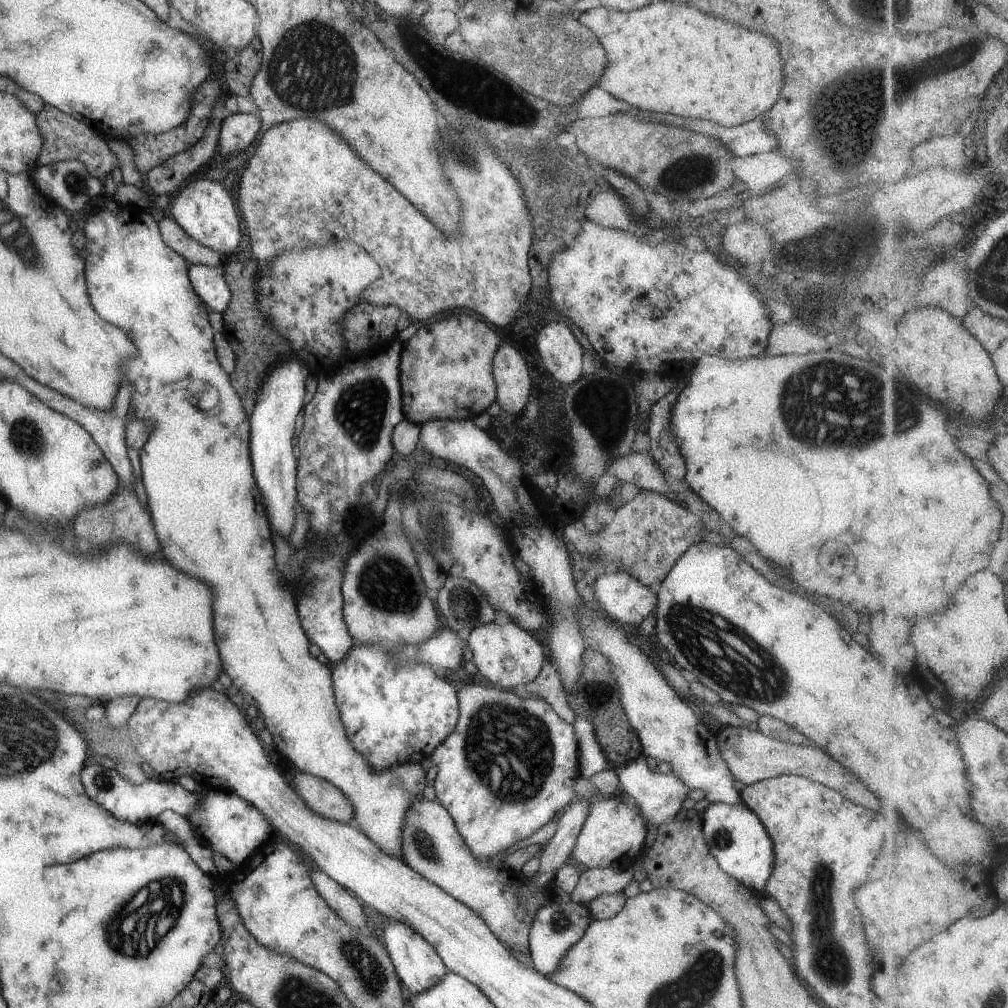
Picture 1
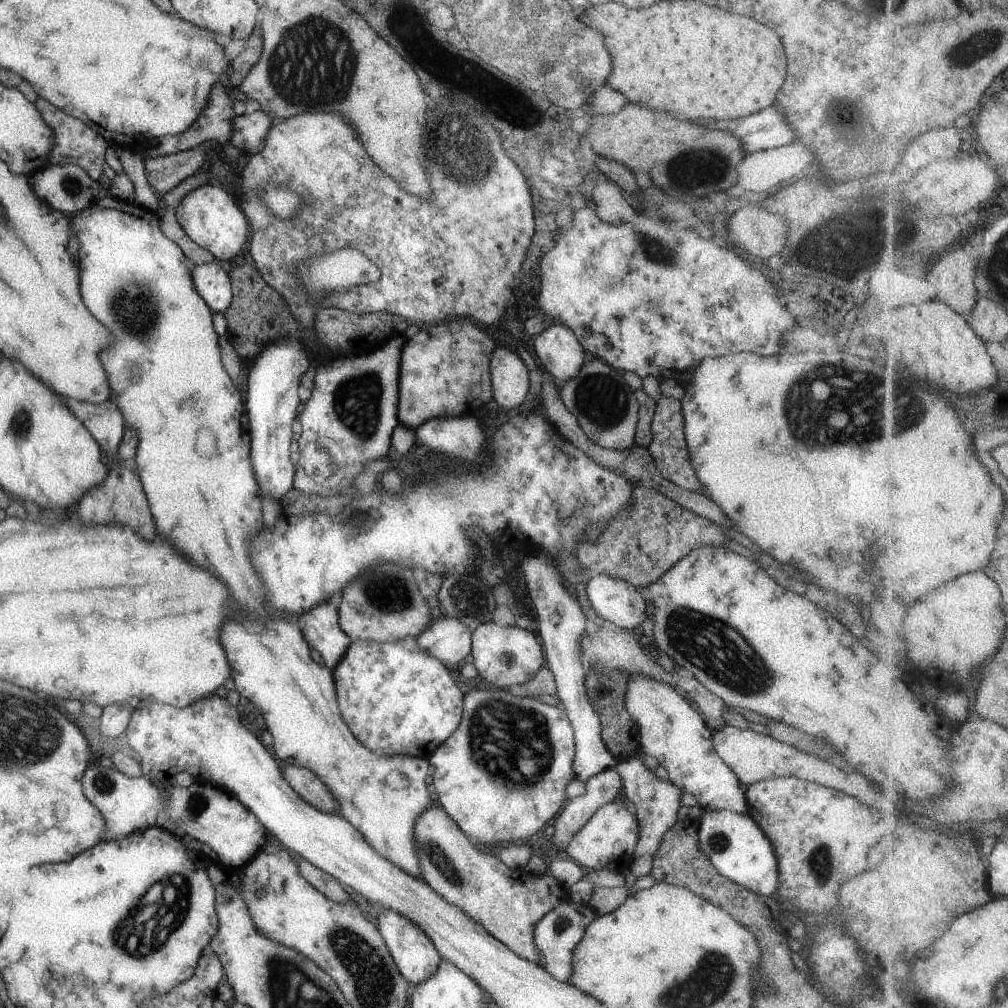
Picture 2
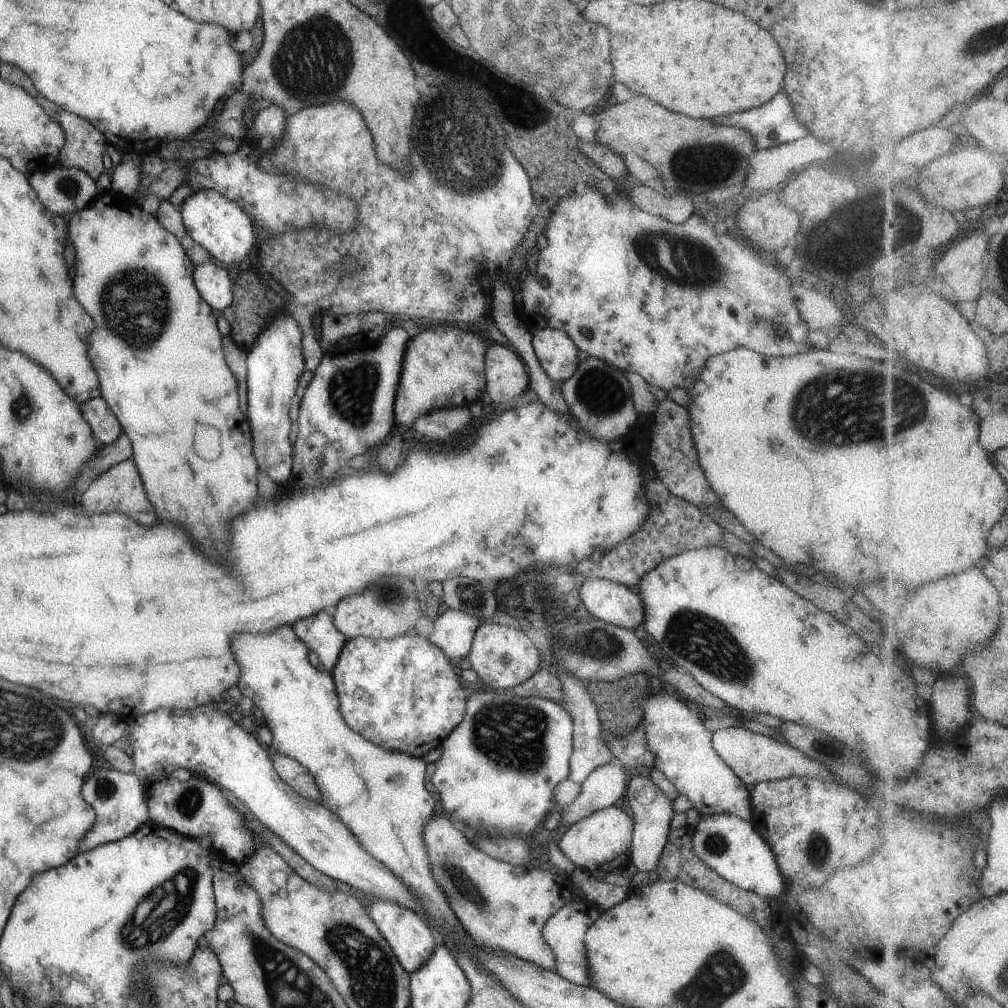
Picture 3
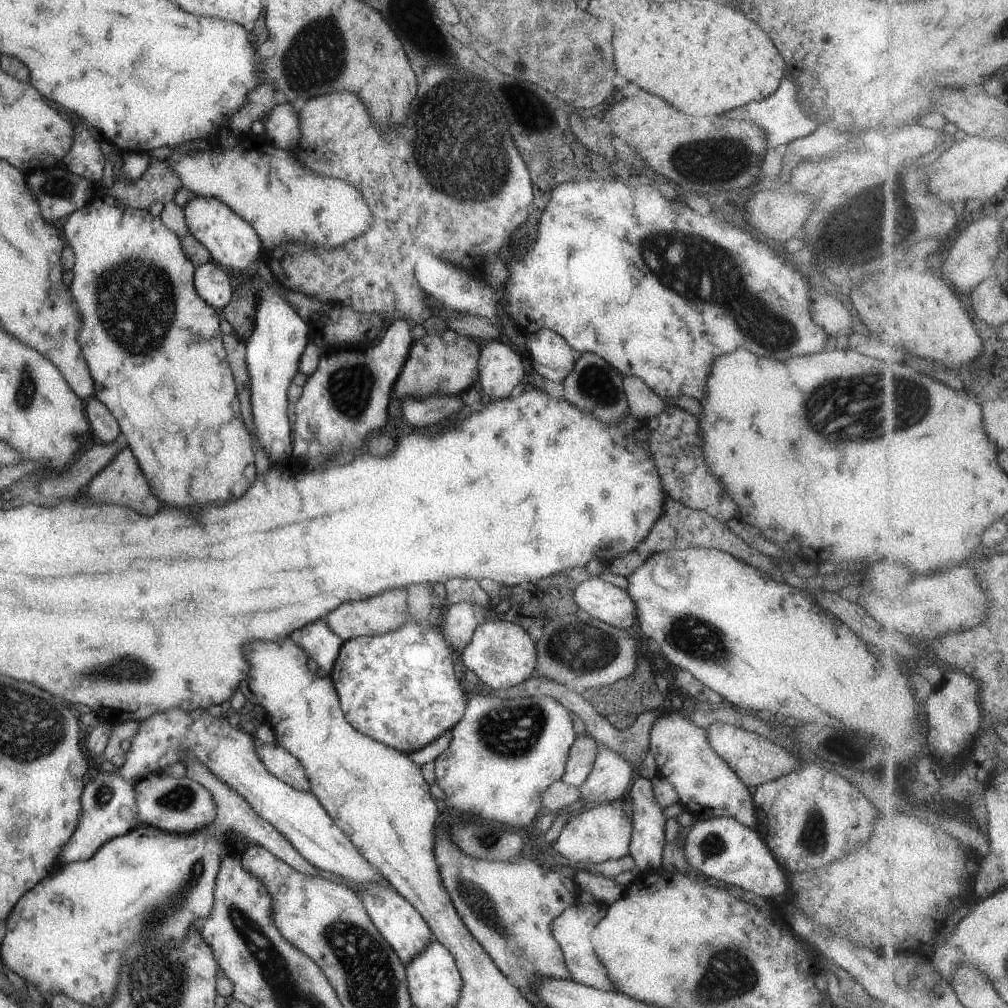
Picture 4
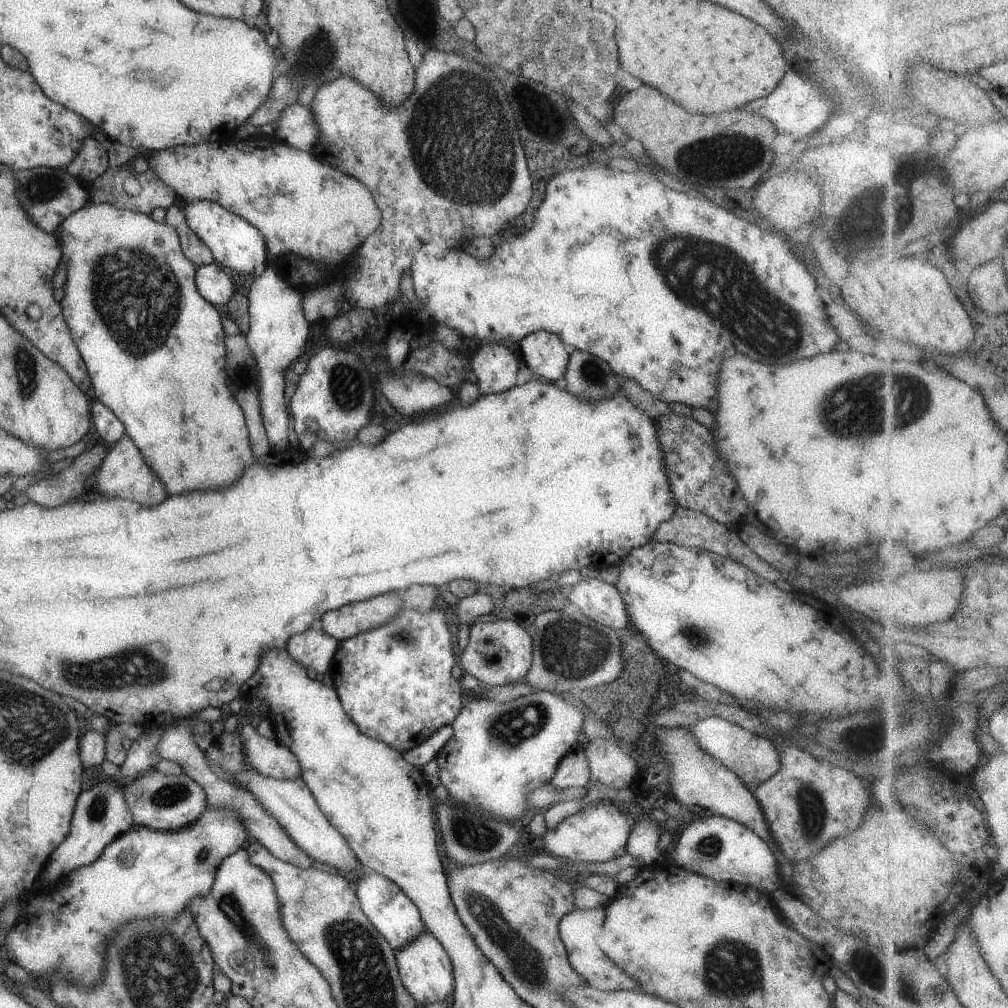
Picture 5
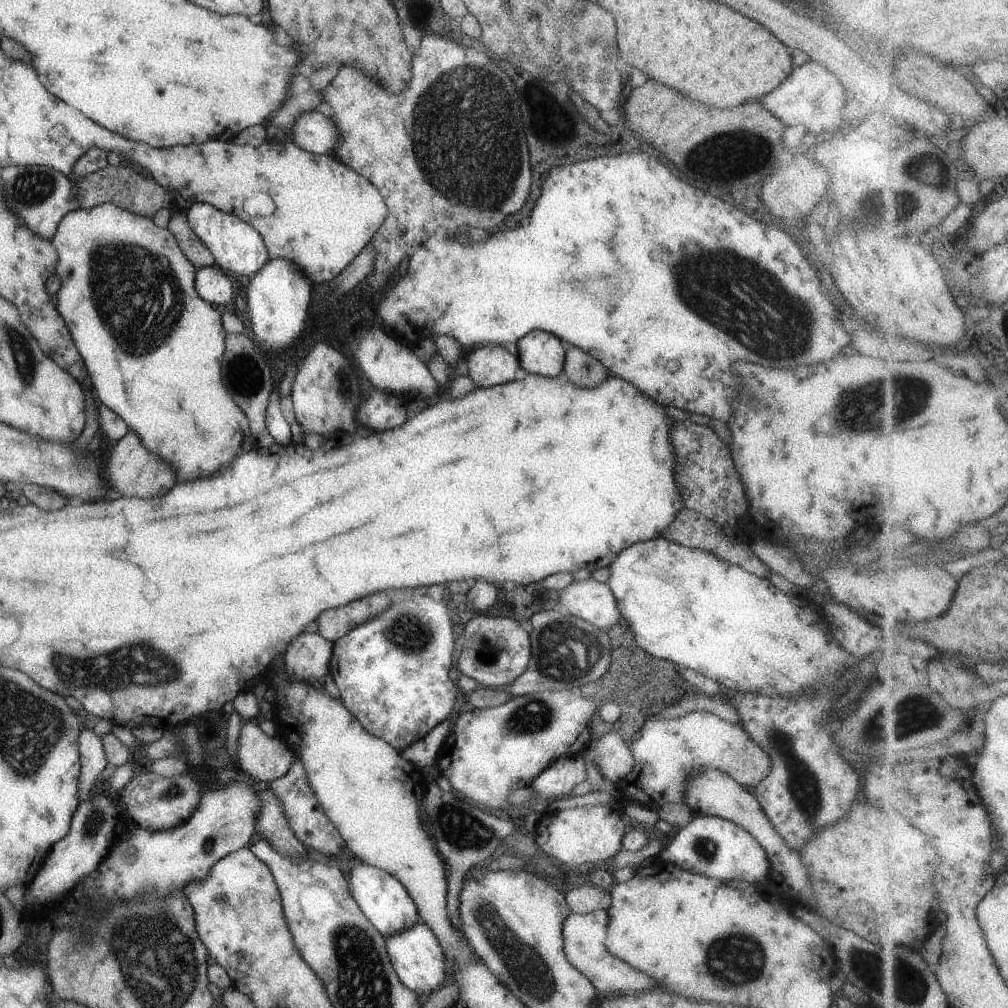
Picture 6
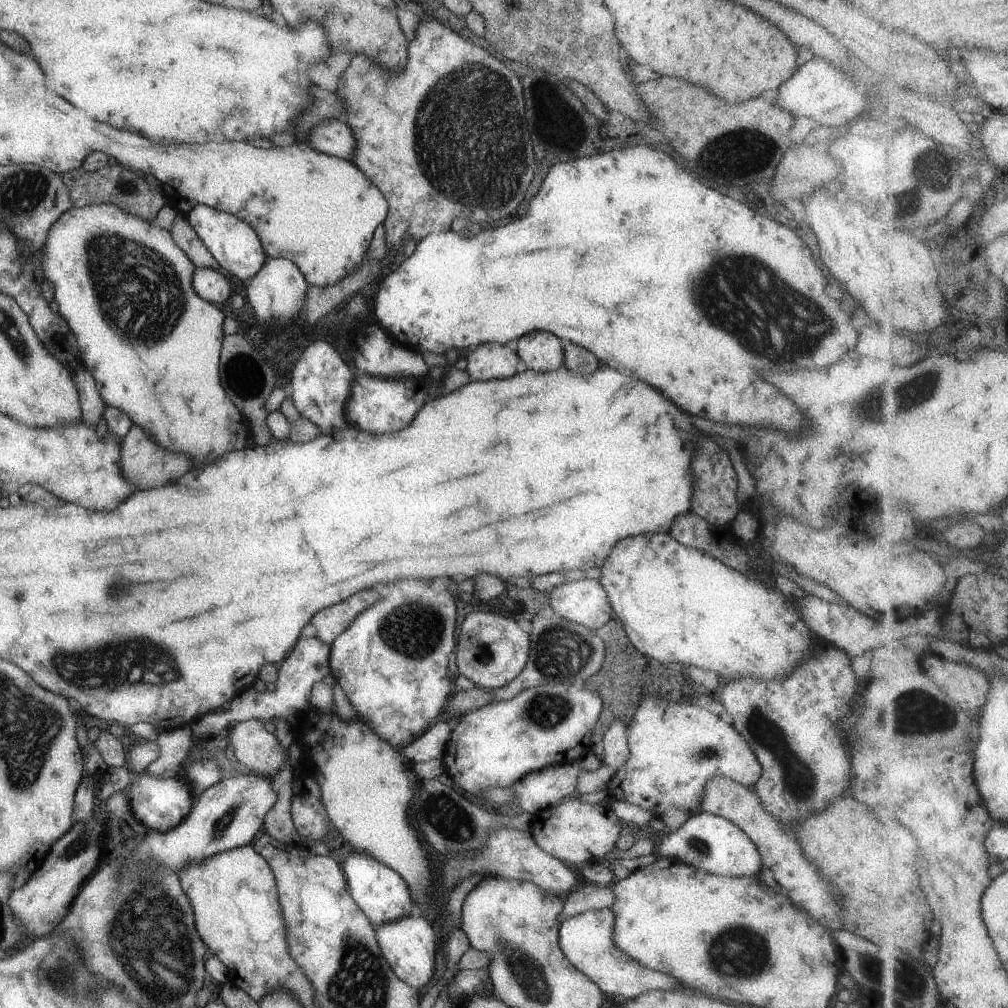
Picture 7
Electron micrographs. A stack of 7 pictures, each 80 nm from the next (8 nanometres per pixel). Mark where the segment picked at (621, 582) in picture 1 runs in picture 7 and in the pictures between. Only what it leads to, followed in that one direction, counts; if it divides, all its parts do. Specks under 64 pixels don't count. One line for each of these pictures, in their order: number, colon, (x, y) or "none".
2: (619, 604)
3: (609, 602)
4: (600, 600)
5: (596, 600)
6: (590, 601)
7: (583, 601)

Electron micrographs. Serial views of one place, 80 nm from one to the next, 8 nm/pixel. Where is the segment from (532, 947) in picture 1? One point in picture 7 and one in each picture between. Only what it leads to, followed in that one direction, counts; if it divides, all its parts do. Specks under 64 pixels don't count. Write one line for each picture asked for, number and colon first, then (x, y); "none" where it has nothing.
2: (558, 932)
3: (564, 931)
4: (571, 929)
5: (577, 929)
6: (583, 935)
7: (585, 940)

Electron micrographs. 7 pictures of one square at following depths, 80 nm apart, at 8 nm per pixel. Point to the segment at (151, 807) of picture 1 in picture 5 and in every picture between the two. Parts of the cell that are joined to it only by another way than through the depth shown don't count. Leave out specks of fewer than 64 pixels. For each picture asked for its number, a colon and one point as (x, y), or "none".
2: (126, 805)
3: (117, 800)
4: (108, 805)
5: (100, 814)

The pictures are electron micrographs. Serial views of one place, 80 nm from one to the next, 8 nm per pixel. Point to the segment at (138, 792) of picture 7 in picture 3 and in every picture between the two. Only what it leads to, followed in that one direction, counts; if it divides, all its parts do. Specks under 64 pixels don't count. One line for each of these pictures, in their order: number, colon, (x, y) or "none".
3: (193, 808)
4: (177, 805)
5: (159, 802)
6: (152, 802)

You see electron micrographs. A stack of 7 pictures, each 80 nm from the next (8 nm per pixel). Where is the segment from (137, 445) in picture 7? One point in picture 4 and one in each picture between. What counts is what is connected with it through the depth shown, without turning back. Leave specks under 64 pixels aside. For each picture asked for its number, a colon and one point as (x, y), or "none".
4: (121, 483)
5: (122, 473)
6: (131, 470)

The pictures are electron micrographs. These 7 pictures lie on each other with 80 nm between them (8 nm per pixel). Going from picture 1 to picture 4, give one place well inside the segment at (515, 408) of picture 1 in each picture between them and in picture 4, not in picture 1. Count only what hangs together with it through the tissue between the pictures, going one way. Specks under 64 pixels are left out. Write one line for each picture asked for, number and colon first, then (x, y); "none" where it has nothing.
2: (509, 381)
3: (505, 375)
4: (499, 366)

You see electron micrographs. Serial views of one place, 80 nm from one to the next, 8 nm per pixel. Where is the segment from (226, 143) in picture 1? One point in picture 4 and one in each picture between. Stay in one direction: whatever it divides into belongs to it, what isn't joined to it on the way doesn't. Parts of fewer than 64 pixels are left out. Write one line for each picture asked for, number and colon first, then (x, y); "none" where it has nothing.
2: (248, 131)
3: (268, 123)
4: (280, 125)

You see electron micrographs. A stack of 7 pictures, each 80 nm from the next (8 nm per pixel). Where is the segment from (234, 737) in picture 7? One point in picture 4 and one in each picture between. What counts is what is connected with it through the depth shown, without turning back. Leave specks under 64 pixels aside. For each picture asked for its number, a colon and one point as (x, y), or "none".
4: (276, 760)
5: (269, 758)
6: (267, 758)

